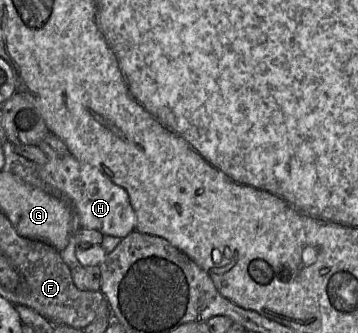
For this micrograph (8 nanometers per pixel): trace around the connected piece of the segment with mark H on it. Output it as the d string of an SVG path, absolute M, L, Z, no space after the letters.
M69 154L37 166L37 174L48 186L55 189L47 191L50 196L60 197L69 205L71 211L73 203L83 229L95 229L103 236L119 237L121 240L135 230L136 215L128 193L124 188L114 184L98 168Z

